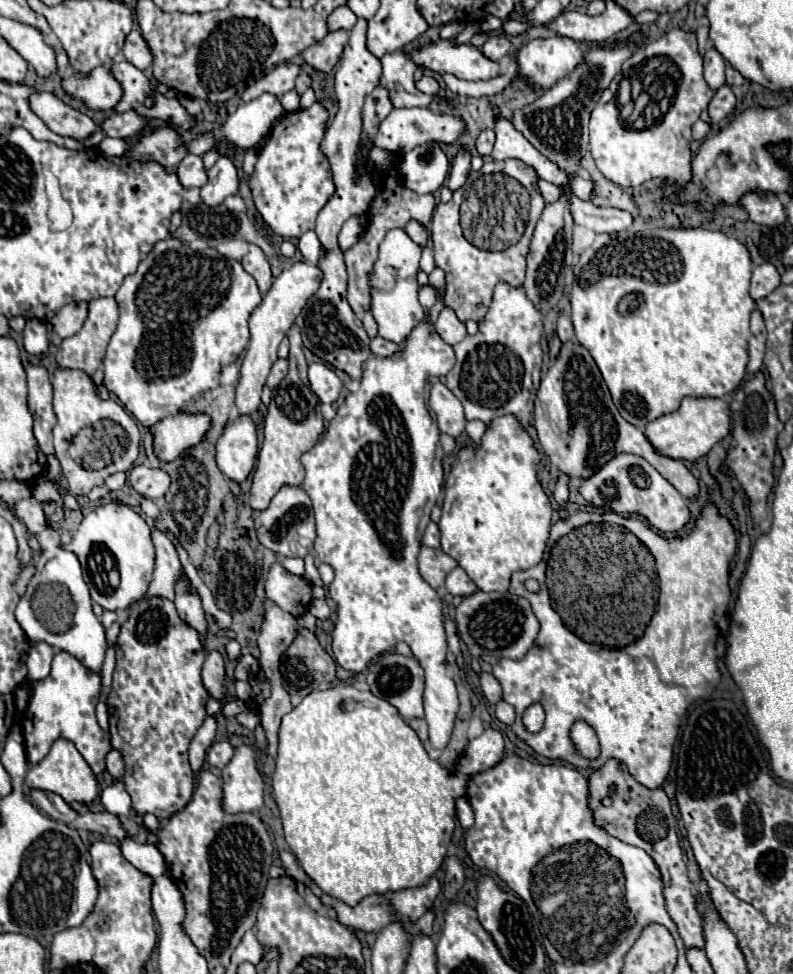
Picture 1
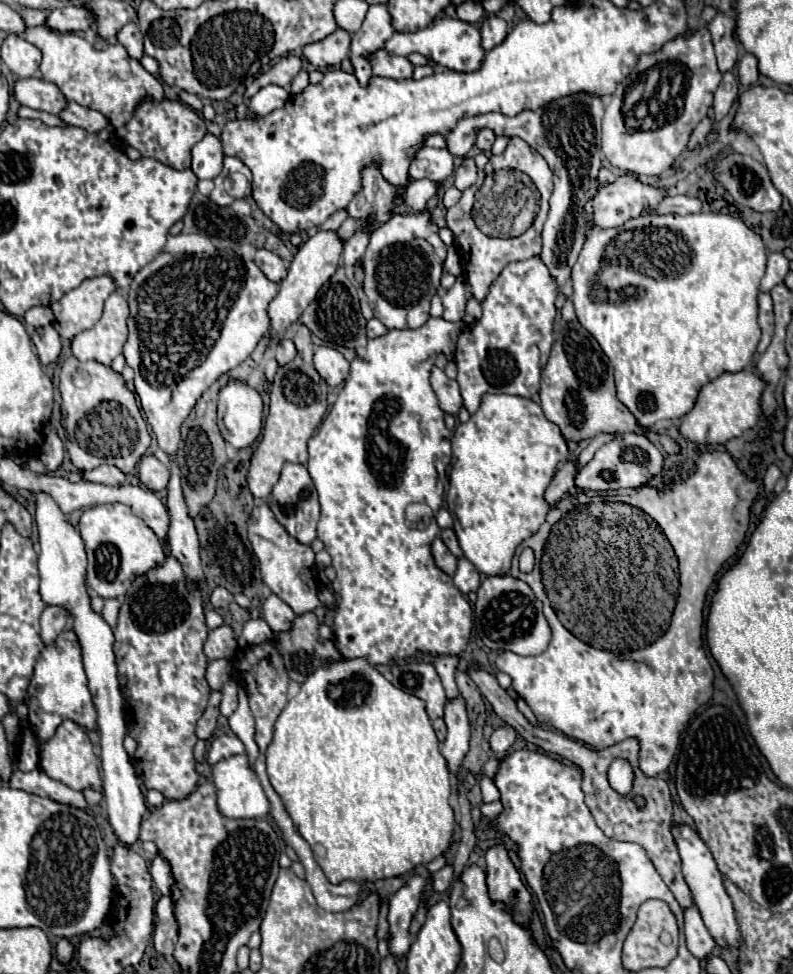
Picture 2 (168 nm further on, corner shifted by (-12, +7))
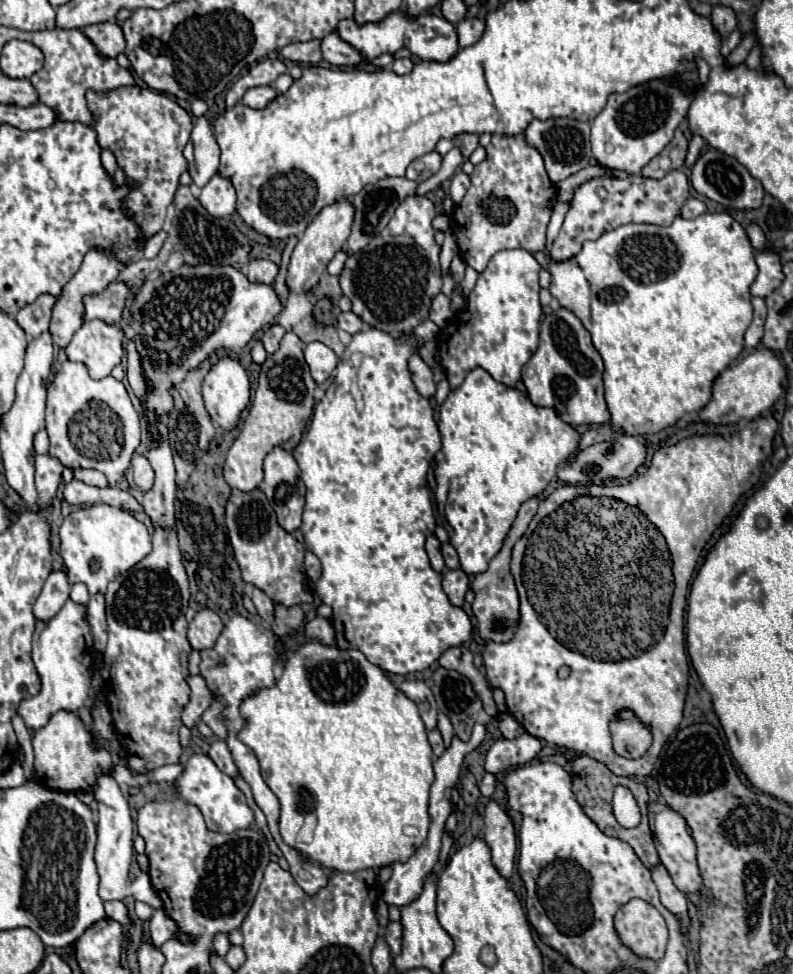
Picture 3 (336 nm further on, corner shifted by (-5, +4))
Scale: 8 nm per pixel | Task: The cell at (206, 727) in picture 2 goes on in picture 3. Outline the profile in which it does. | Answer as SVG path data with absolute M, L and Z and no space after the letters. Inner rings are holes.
M188 675L186 681L190 685L190 701L182 709L182 723L186 727L194 727L198 723L198 717L210 707L214 697L210 695L206 681L200 675Z

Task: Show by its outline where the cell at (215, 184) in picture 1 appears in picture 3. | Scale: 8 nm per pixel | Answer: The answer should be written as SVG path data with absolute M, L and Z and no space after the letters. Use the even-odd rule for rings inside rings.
M214 175L200 193L202 207L214 217L230 217L236 211L236 191L228 179Z

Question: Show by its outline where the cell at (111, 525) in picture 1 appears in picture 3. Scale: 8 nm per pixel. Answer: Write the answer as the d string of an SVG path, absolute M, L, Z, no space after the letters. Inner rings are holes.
M96 503L88 507L72 507L60 525L60 555L64 557L70 583L82 581L90 595L106 593L106 585L122 571L134 567L150 553L150 535L144 523L124 509Z

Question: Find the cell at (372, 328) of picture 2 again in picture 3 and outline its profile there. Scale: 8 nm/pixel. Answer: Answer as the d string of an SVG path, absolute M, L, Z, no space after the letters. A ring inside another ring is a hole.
M338 313L336 327L348 331L350 335L354 335L354 333L358 333L358 331L364 329L364 323L362 323L362 319L358 319L354 313Z

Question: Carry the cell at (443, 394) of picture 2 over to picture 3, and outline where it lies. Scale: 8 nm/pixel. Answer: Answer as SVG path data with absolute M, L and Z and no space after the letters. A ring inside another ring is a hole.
M412 355L408 359L408 369L412 373L412 381L420 395L432 397L436 393L436 383L432 379L432 369L420 359L420 355Z

